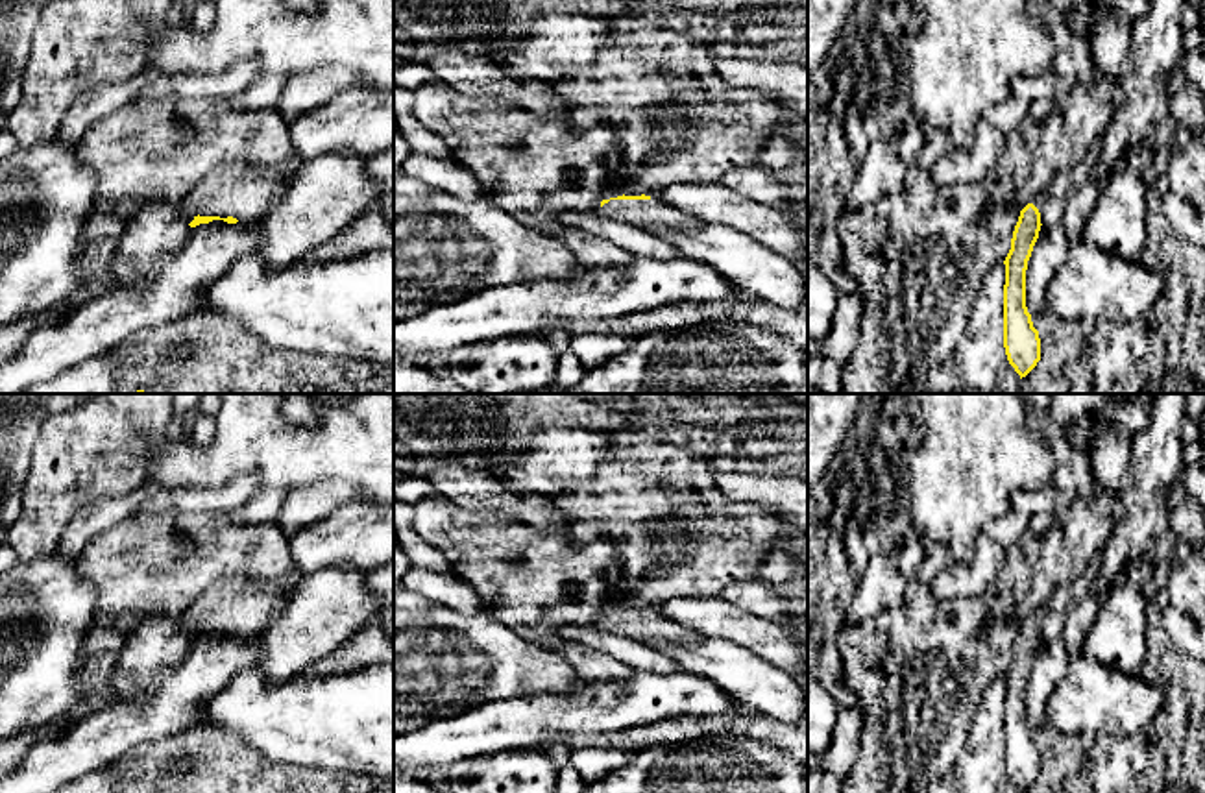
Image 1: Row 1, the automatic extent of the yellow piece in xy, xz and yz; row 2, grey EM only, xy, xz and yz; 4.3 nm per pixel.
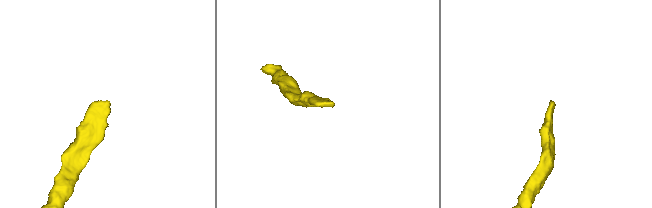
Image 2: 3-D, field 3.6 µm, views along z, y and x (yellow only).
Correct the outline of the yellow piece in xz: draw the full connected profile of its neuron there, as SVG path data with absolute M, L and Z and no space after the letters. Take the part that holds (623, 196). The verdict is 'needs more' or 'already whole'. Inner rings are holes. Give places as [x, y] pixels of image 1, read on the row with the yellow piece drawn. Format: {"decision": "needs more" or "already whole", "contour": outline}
{"decision": "needs more", "contour": "M623 194L617 198L602 200L599 213L647 233L654 233L656 229L688 229L700 224L691 214L680 213L675 207L645 194Z"}

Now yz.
{"decision": "needs more", "contour": "M1046 192L1028 203L1013 231L1011 250L1004 261L1004 348L1015 372L1026 377L1041 360L1041 338L1026 307L1026 270L1041 231L1041 207Z"}

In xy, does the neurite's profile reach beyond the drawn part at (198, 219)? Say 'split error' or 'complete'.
split error

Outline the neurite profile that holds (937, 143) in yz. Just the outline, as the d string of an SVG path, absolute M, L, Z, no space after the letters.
M919 122L919 126L924 144L917 155L917 163L924 168L931 168L933 163L950 153L955 146L944 131L922 122Z

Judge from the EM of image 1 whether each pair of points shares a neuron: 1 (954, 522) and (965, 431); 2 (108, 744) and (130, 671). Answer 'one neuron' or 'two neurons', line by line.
1: one neuron
2: two neurons

